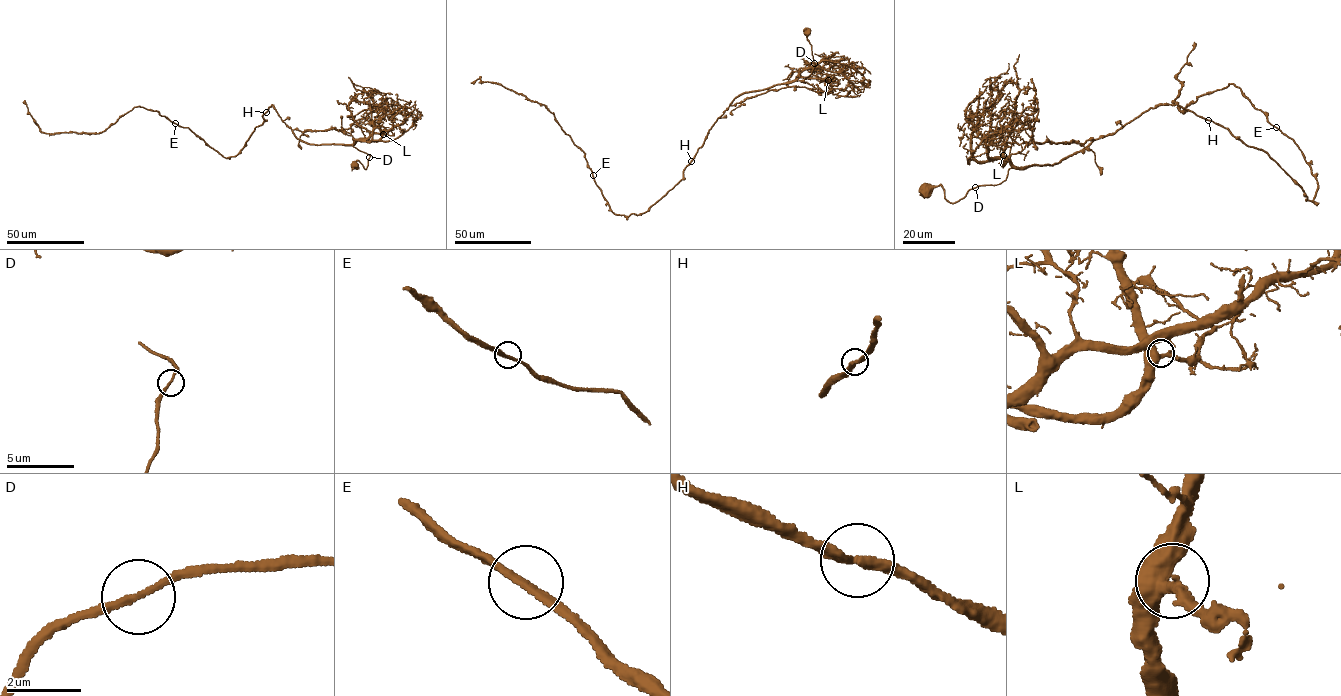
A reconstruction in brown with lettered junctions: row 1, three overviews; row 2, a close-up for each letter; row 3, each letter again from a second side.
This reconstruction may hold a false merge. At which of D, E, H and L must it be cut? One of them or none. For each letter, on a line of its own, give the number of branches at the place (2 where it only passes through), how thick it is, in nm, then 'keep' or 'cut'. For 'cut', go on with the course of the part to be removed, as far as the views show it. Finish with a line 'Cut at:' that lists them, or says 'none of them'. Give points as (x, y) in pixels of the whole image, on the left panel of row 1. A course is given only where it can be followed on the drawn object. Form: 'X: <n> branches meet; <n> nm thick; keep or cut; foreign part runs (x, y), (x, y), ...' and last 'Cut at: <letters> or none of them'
D: 2 branches meet; 170 nm thick; keep
E: 2 branches meet; 240 nm thick; keep
H: 2 branches meet; 320 nm thick; keep
L: 2 branches meet; 420 nm thick; keep
Cut at: none of them

